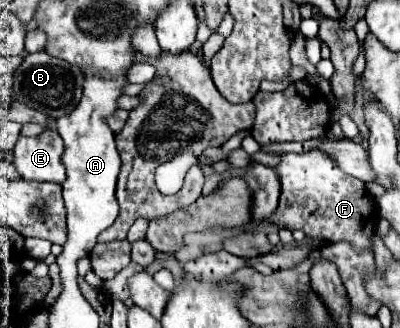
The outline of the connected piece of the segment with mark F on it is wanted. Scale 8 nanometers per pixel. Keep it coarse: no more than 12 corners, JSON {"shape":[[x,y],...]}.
{"shape":[[319,150],[283,154],[271,222],[371,248],[365,182]]}

